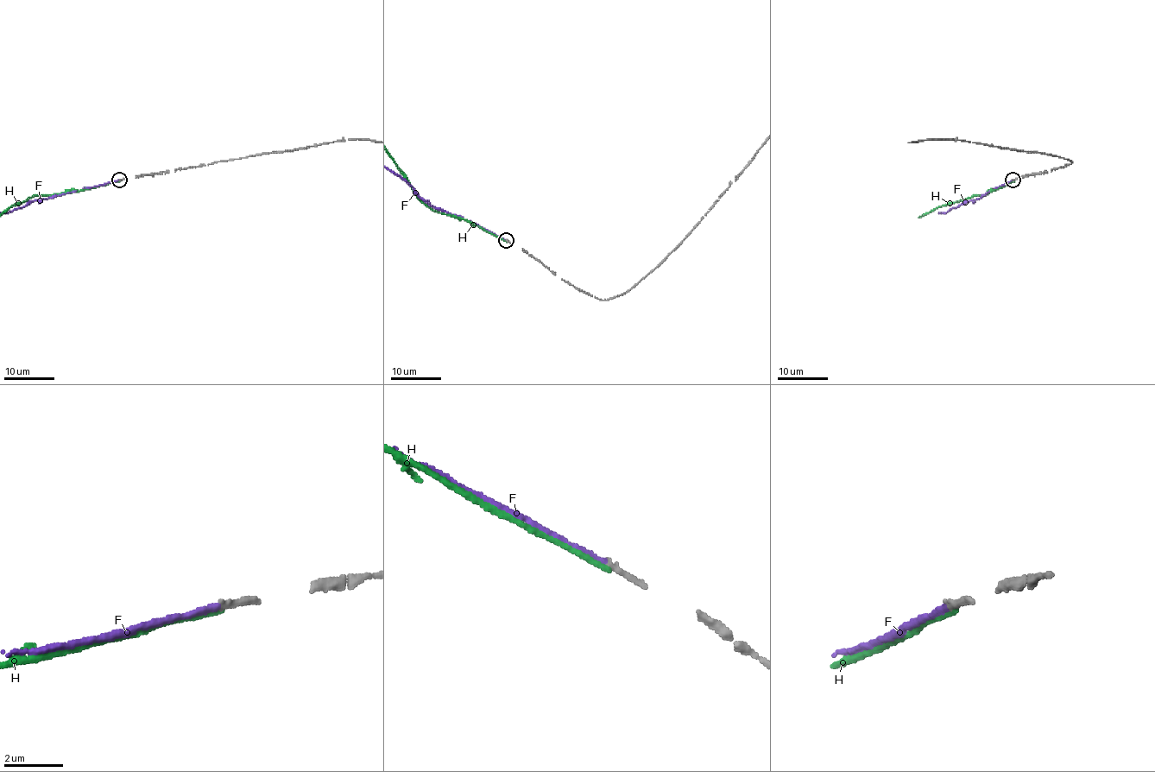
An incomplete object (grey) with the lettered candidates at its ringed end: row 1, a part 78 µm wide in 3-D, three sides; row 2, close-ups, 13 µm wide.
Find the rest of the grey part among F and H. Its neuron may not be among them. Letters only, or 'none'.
F

